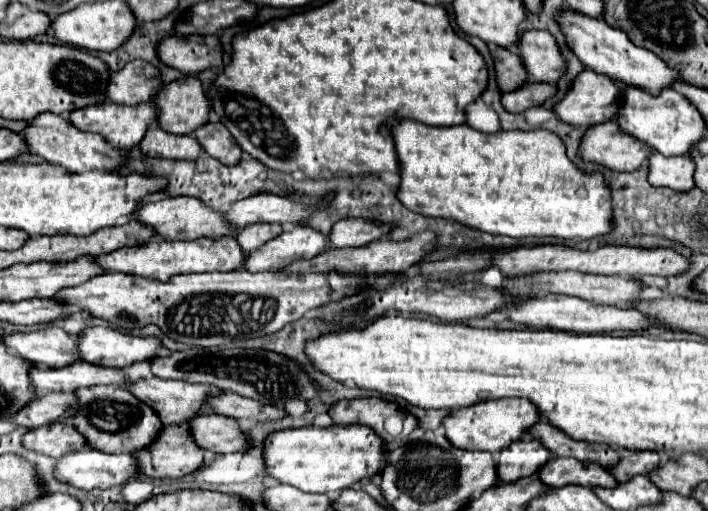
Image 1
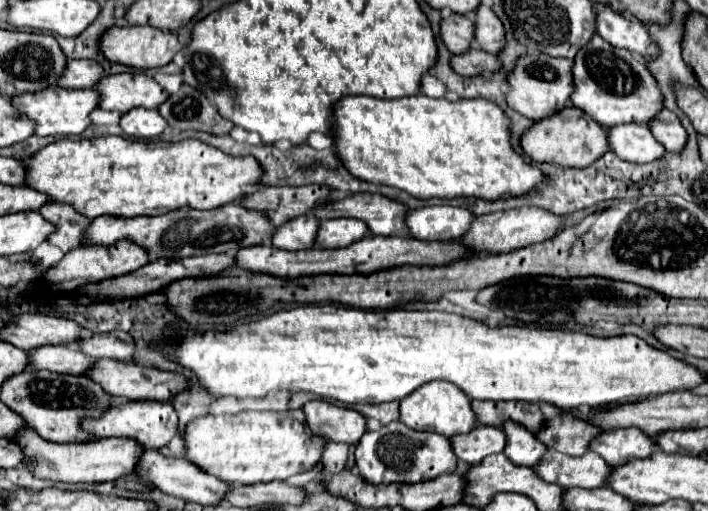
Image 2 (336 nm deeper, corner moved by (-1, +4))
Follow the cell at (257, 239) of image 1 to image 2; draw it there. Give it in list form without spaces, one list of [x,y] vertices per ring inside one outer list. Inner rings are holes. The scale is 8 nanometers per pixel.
[[[308,212],[304,216],[290,220],[290,224],[276,228],[272,244],[276,248],[286,248],[286,250],[312,248],[316,244],[318,226],[320,226],[320,220],[312,212]]]

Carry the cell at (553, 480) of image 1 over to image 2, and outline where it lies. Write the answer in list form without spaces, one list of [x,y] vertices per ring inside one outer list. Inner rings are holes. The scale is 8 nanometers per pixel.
[[[508,420],[502,424],[502,432],[506,434],[504,454],[512,464],[532,468],[546,454],[546,446],[540,444],[540,440],[526,428],[522,428],[522,424],[514,424],[512,420]]]

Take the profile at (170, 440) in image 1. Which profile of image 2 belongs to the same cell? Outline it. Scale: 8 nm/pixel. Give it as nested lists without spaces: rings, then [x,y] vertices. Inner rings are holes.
[[[26,428],[24,432],[20,432],[14,438],[14,442],[20,444],[20,448],[24,450],[28,470],[36,478],[48,478],[48,480],[54,480],[54,482],[86,482],[86,484],[112,482],[120,476],[130,474],[134,460],[138,460],[138,452],[142,452],[142,448],[138,448],[136,440],[126,440],[126,438],[88,440],[88,442],[80,442],[80,444],[78,442],[56,444],[56,442],[44,440],[32,428]]]

